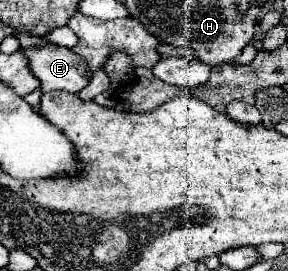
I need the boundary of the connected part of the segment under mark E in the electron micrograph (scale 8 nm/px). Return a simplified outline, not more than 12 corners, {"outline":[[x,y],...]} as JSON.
{"outline":[[65,46],[25,50],[41,92],[83,90],[91,72]]}

